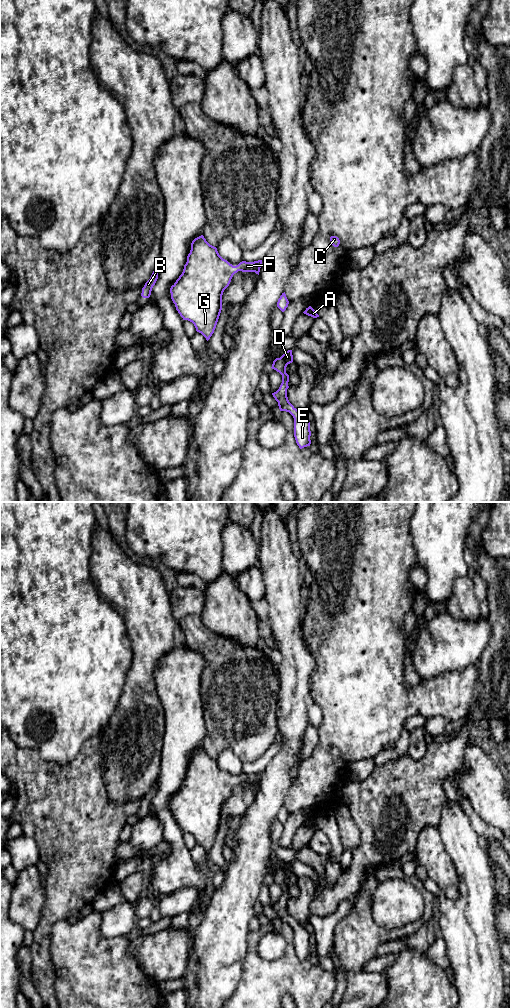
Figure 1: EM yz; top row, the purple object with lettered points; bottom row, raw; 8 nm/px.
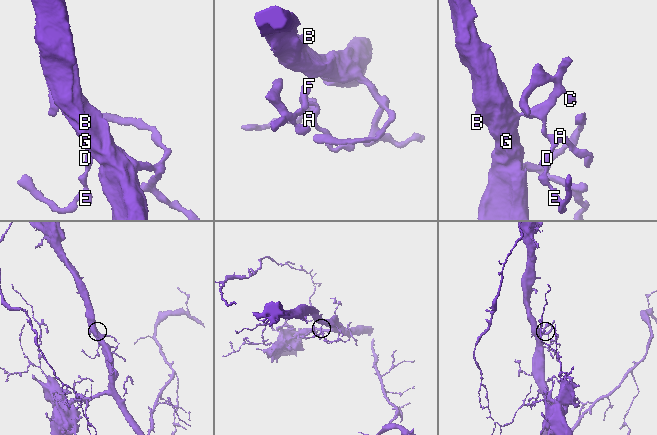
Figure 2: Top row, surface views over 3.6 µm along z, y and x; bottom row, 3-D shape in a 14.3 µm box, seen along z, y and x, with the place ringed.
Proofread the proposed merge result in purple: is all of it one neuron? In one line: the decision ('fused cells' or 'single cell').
single cell

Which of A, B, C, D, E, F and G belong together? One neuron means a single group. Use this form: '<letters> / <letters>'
A B C D E F G

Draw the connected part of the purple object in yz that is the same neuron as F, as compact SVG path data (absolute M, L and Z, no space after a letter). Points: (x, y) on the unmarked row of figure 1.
M201 747L191 755L183 784L170 800L171 811L183 832L192 834L208 853L222 822L223 804L233 787L238 783L259 787L261 777L262 772L258 772L233 778Z

